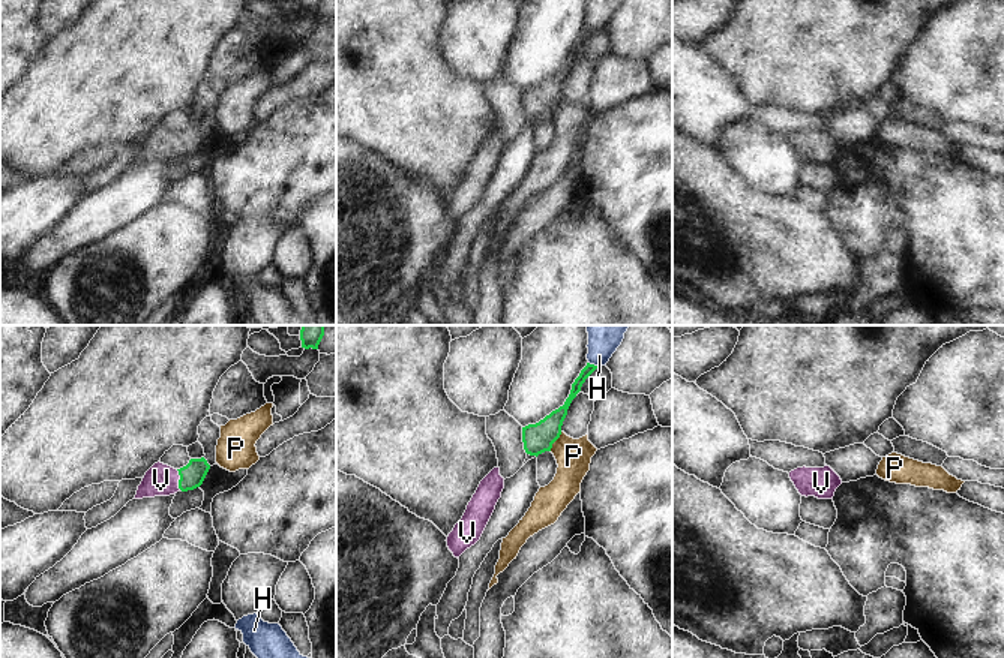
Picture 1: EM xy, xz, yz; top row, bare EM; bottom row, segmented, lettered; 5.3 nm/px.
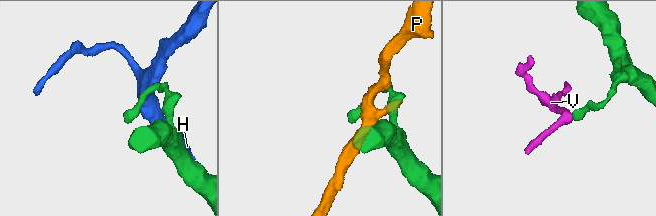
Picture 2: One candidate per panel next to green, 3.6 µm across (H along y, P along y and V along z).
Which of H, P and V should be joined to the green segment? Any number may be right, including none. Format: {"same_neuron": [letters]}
{"same_neuron": ["V"]}

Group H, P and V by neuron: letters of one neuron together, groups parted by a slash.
H / P / V

